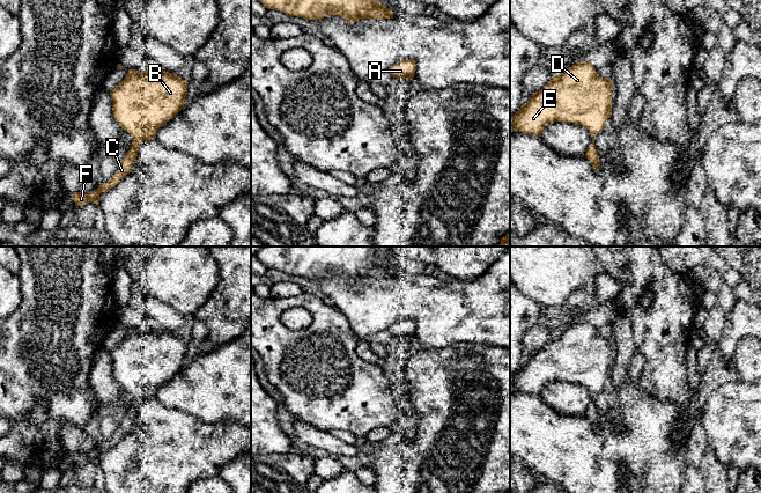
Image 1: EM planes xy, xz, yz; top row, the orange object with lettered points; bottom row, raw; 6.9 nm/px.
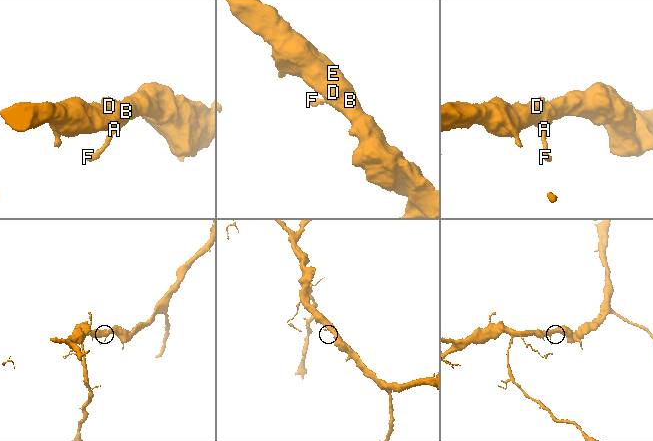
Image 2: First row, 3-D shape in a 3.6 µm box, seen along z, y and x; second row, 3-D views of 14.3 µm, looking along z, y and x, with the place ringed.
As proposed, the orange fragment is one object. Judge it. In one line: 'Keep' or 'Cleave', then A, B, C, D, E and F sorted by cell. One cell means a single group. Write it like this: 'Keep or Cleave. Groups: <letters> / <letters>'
Keep. Groups: A B C D E F

